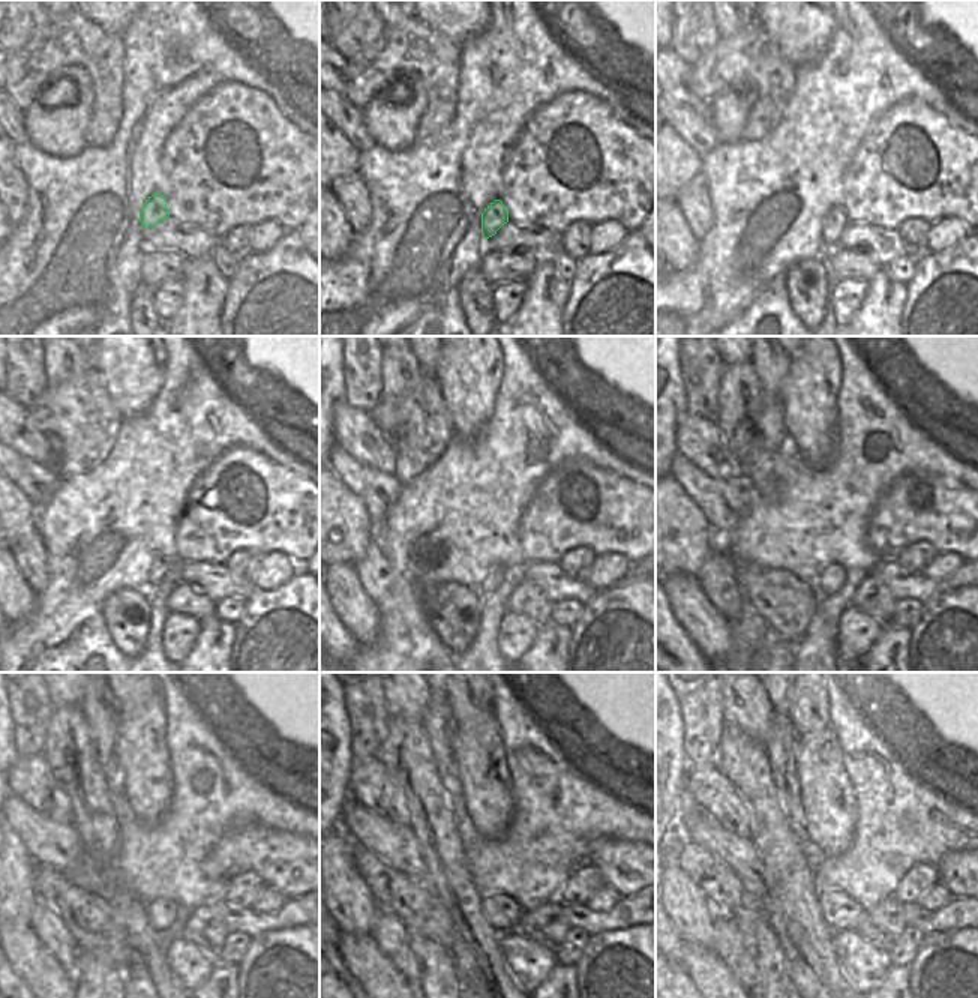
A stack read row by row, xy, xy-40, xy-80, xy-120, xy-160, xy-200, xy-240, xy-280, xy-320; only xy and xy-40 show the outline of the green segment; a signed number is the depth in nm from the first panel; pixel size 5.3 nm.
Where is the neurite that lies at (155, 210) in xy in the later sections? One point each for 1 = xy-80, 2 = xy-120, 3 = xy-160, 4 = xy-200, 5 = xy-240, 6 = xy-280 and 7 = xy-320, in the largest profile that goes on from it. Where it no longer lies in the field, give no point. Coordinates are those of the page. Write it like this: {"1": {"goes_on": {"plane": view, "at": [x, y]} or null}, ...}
{"1": {"goes_on": {"plane": "xy-80", "at": [834, 221]}}, "2": {"goes_on": {"plane": "xy-120", "at": [159, 569]}}, "3": {"goes_on": {"plane": "xy-160", "at": [495, 575]}}, "4": {"goes_on": {"plane": "xy-200", "at": [831, 580]}}, "5": {"goes_on": {"plane": "xy-240", "at": [162, 913]}}, "6": {"goes_on": {"plane": "xy-280", "at": [503, 913]}}, "7": {"goes_on": {"plane": "xy-320", "at": [842, 914]}}}

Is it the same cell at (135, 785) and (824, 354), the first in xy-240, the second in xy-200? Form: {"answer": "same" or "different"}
{"answer": "same"}

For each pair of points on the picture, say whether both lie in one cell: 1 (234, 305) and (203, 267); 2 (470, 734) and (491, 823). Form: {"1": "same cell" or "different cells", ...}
{"1": "different cells", "2": "same cell"}

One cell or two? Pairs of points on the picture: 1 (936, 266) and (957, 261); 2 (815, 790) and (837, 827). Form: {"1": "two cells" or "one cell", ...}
{"1": "one cell", "2": "one cell"}

